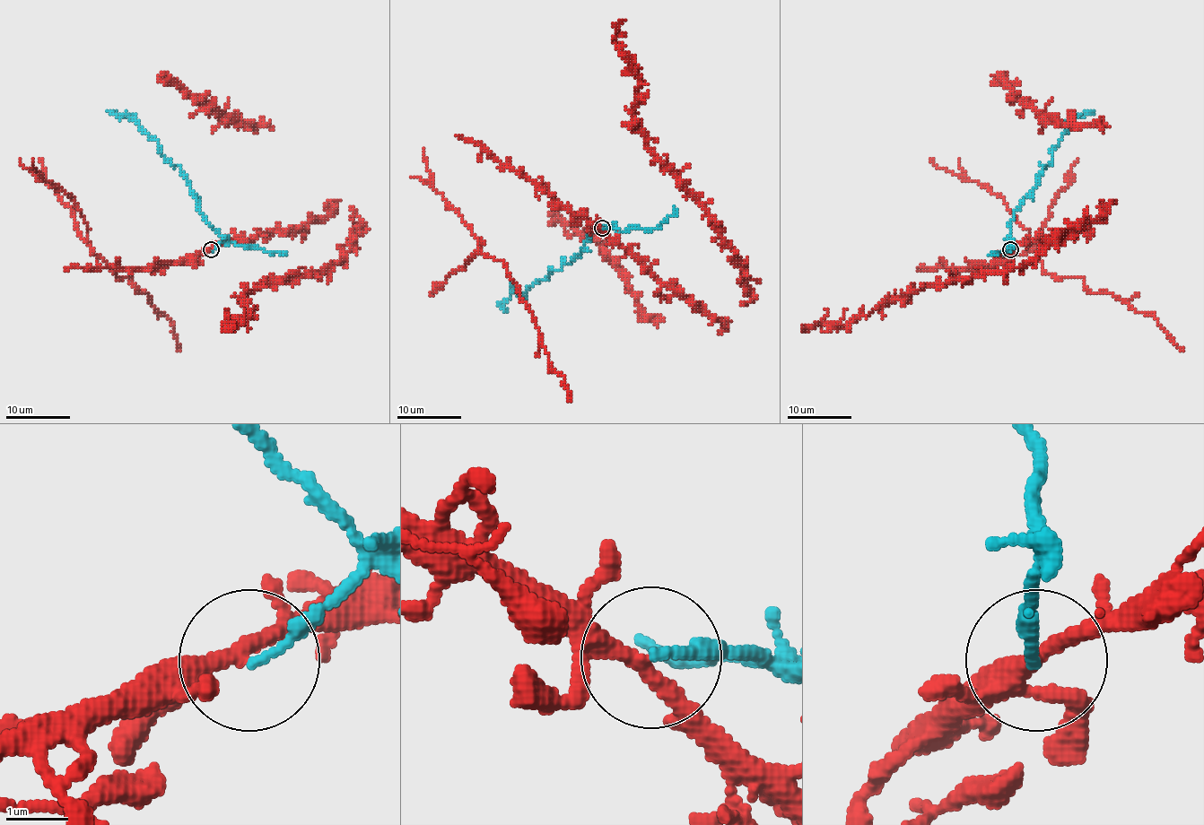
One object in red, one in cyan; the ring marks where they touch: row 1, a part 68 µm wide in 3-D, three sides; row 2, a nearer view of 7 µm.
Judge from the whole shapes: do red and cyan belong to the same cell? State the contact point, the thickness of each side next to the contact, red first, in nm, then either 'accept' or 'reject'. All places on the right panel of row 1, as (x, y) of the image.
at (1010, 249); 240 nm thick on the red side, 150 nm on the other; reject

